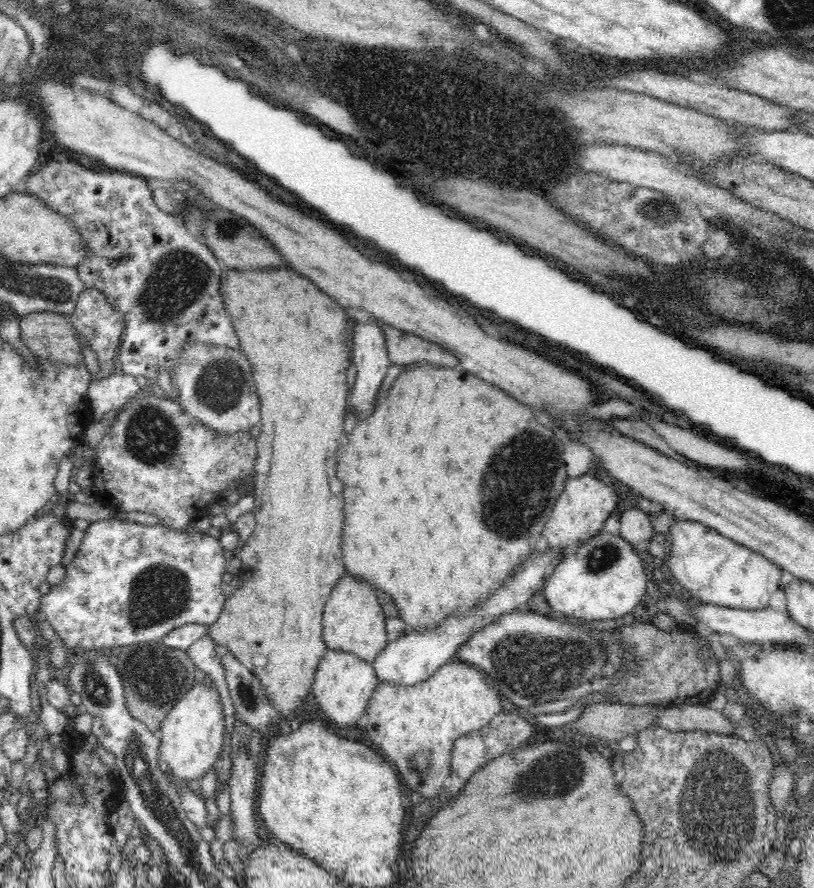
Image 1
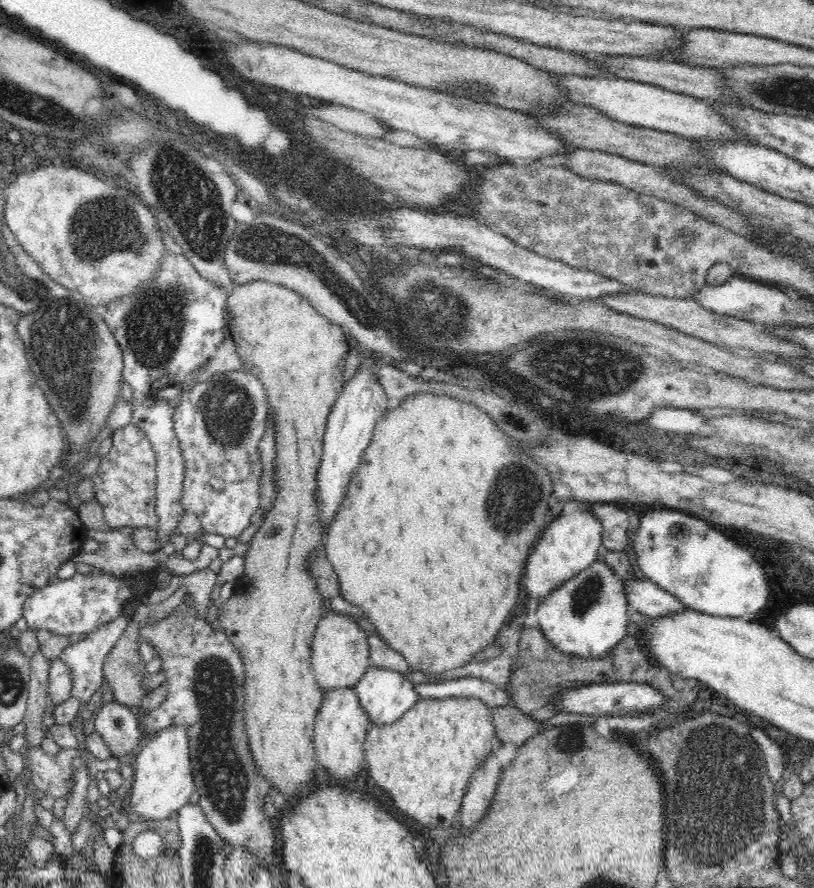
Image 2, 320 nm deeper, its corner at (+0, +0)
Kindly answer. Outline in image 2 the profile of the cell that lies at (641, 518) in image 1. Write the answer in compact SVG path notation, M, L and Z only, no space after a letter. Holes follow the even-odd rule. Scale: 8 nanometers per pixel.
M594 502L589 504L592 515L604 527L602 544L608 551L622 552L630 547L632 534L629 529L629 517L624 510L616 507L616 503Z

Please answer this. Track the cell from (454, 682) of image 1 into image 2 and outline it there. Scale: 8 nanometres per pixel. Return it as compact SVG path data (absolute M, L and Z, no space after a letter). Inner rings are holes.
M460 696L420 698L400 720L382 726L371 723L364 743L364 762L370 769L372 782L388 792L402 814L424 826L450 828L462 806L462 796L466 794L472 774L476 774L482 762L496 749L497 739L490 707L482 700Z

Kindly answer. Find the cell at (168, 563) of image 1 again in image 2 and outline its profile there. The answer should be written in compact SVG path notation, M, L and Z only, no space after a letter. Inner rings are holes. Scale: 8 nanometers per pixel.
M95 567L92 573L77 573L69 580L48 584L28 597L23 604L23 617L26 618L28 628L35 631L48 630L73 639L86 636L99 626L119 617L130 601L138 599L139 602L139 598L144 594L154 592L150 576L155 570L148 568L132 575L118 577L106 574Z

